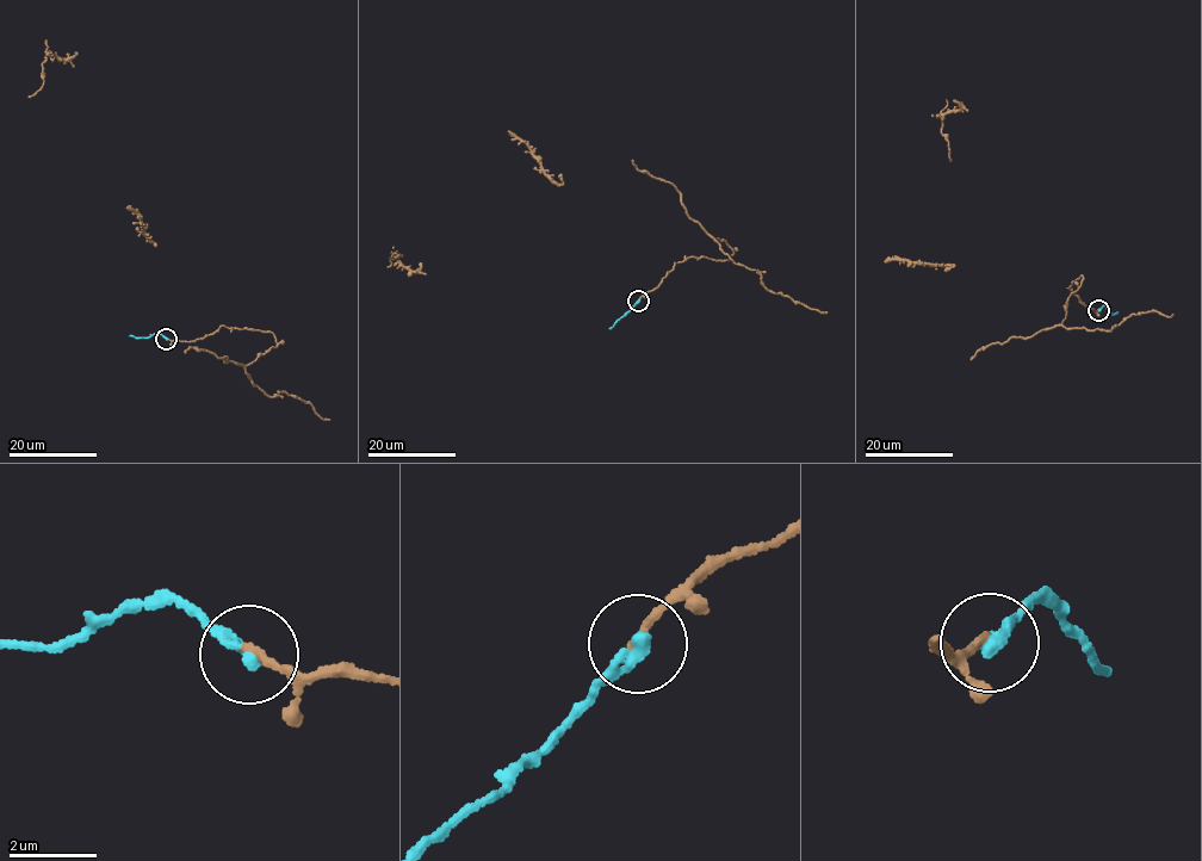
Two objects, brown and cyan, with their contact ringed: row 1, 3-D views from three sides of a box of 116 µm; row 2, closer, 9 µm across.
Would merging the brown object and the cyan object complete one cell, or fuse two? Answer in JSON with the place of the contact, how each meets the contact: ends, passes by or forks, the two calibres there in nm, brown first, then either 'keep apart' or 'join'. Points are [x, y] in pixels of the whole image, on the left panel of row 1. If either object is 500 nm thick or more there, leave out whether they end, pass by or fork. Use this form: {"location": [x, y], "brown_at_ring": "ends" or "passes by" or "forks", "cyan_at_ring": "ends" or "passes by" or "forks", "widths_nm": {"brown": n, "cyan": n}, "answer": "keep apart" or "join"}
{"location": [166, 339], "brown_at_ring": "ends", "cyan_at_ring": "ends", "widths_nm": {"brown": 200, "cyan": 320}, "answer": "join"}

